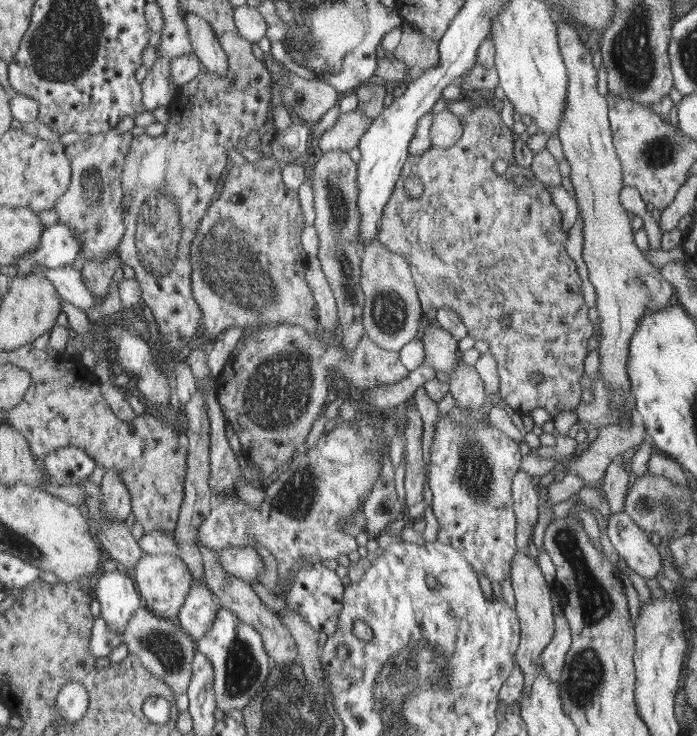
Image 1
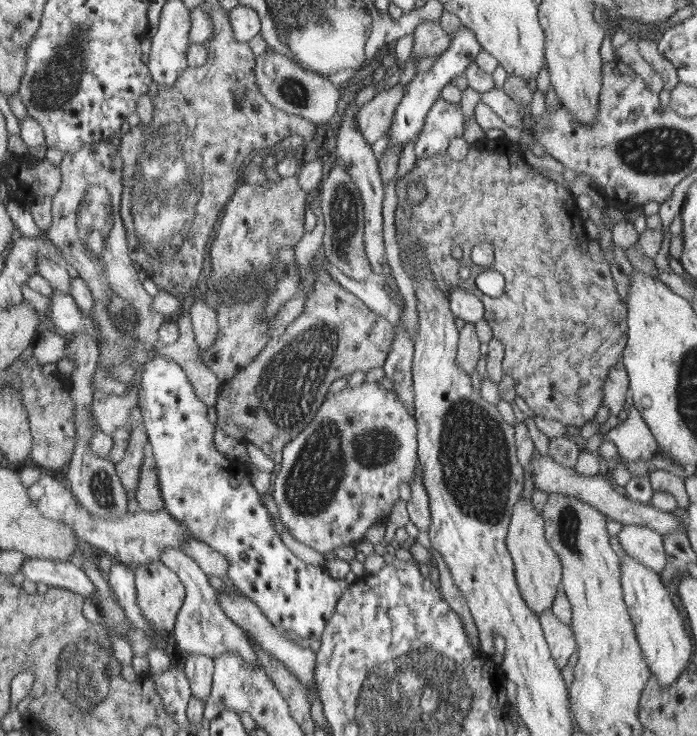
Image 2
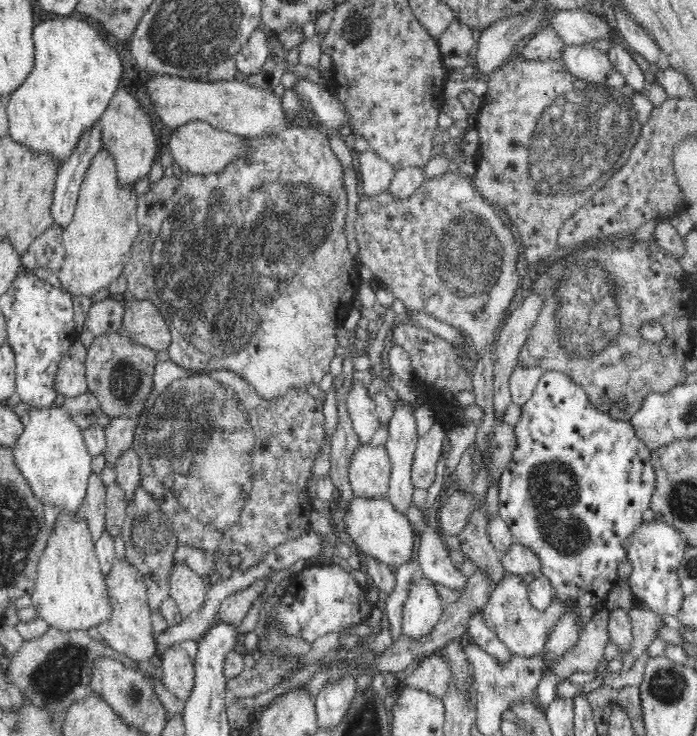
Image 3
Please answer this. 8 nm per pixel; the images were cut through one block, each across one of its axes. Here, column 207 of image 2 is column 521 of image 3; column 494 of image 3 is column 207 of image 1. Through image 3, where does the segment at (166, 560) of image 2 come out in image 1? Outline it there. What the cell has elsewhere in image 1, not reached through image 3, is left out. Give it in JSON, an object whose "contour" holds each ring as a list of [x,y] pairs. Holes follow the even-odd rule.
{"contour":[[[194,581],[174,622],[196,642],[211,628],[217,609],[205,583]]]}

